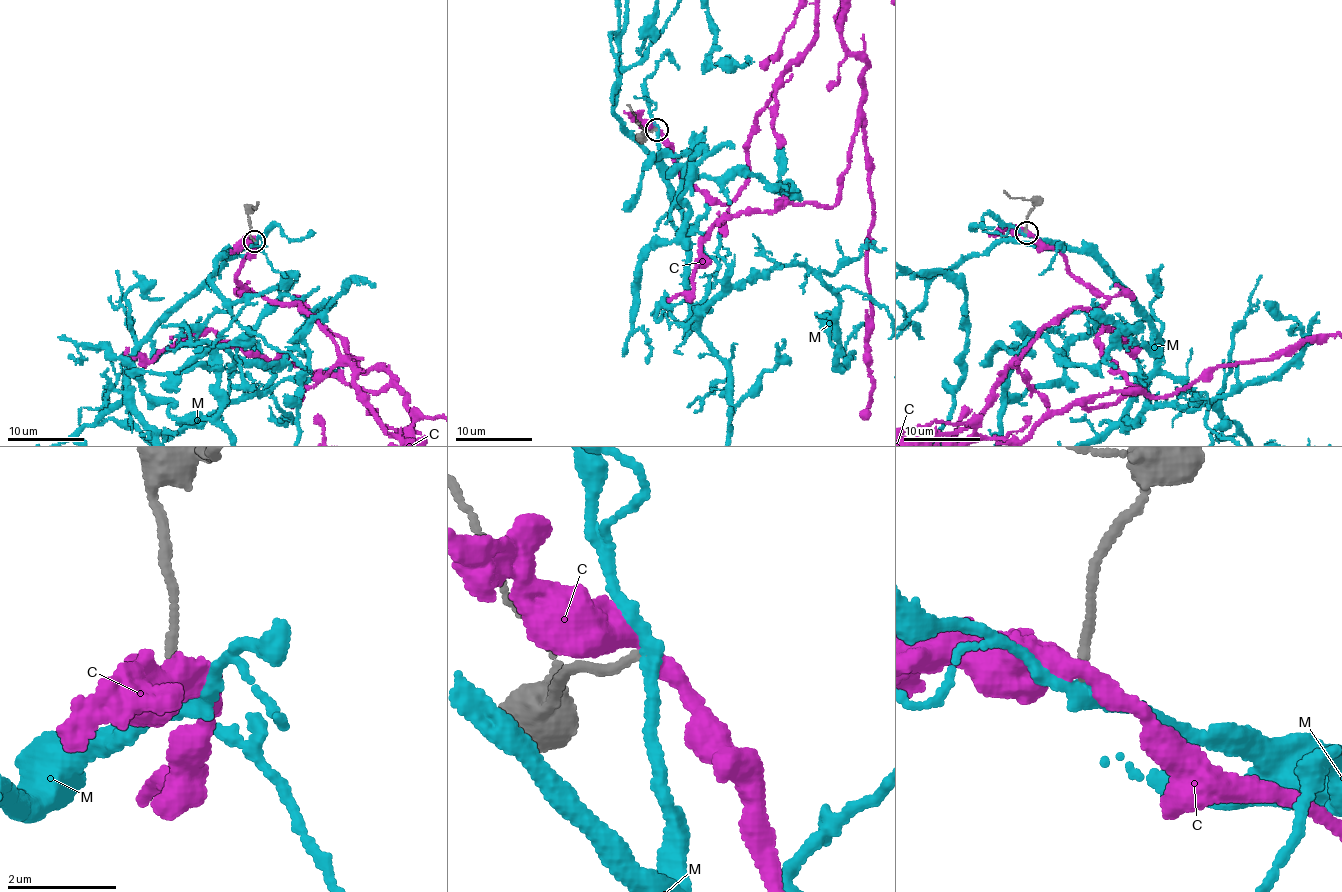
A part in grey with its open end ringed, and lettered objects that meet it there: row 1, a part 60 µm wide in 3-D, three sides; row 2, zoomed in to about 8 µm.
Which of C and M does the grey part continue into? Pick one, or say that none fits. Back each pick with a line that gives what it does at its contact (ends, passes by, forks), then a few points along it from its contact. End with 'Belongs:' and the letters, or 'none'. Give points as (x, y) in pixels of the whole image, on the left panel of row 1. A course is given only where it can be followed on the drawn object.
Belongs: none

